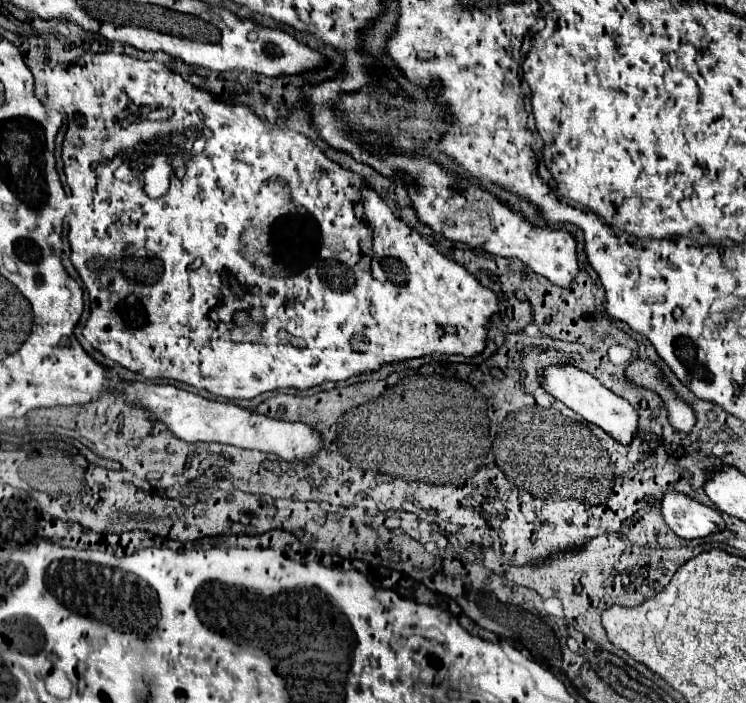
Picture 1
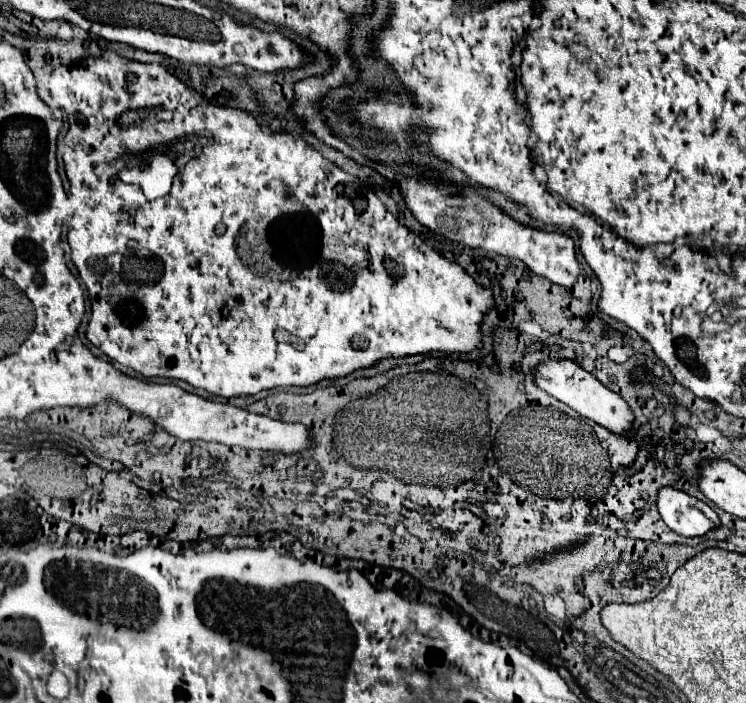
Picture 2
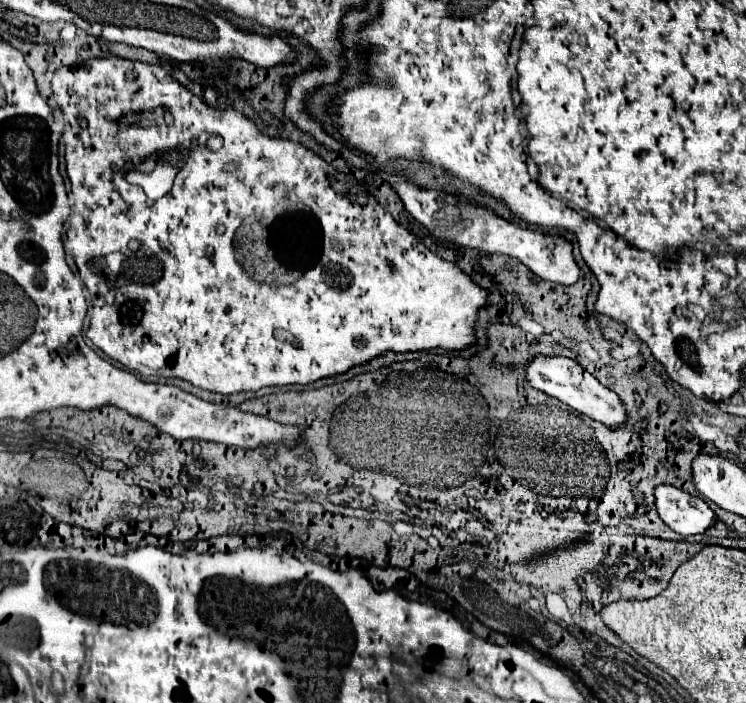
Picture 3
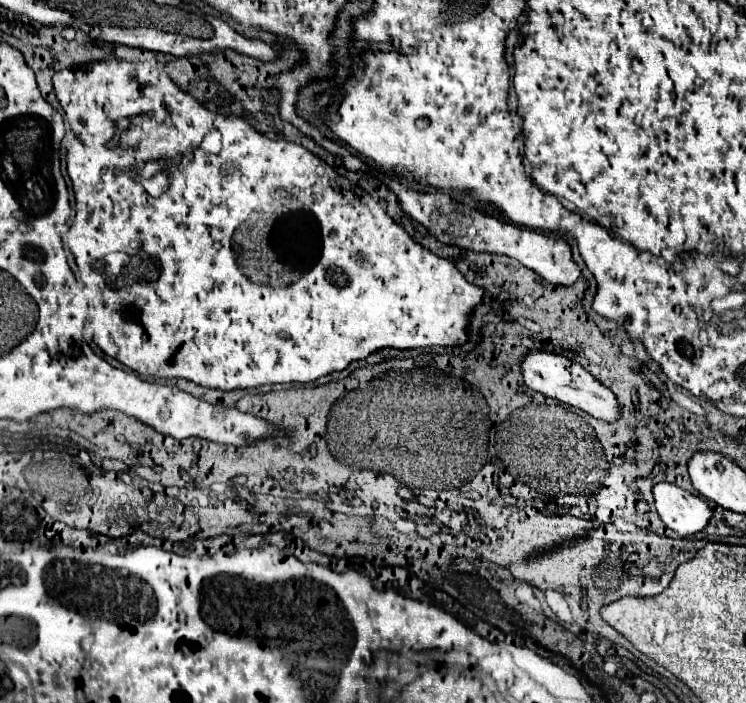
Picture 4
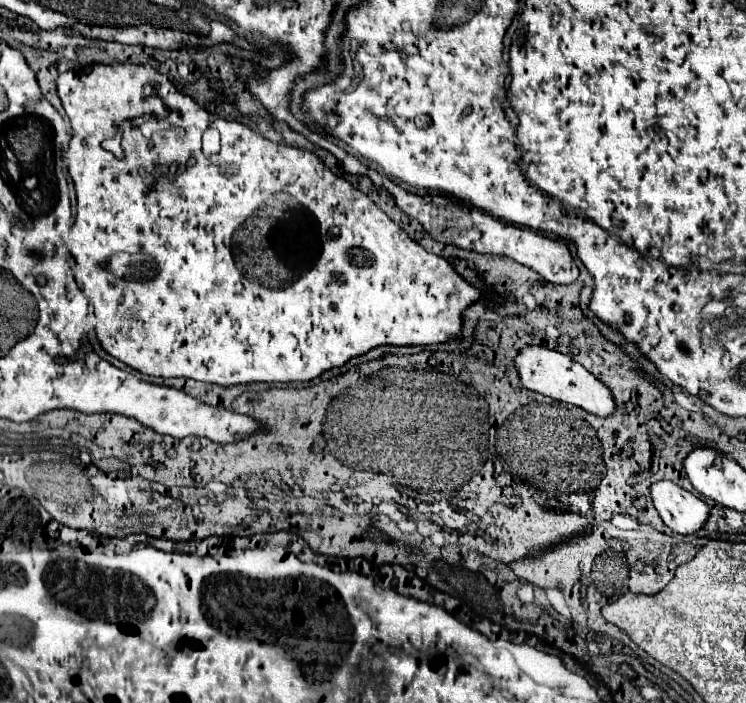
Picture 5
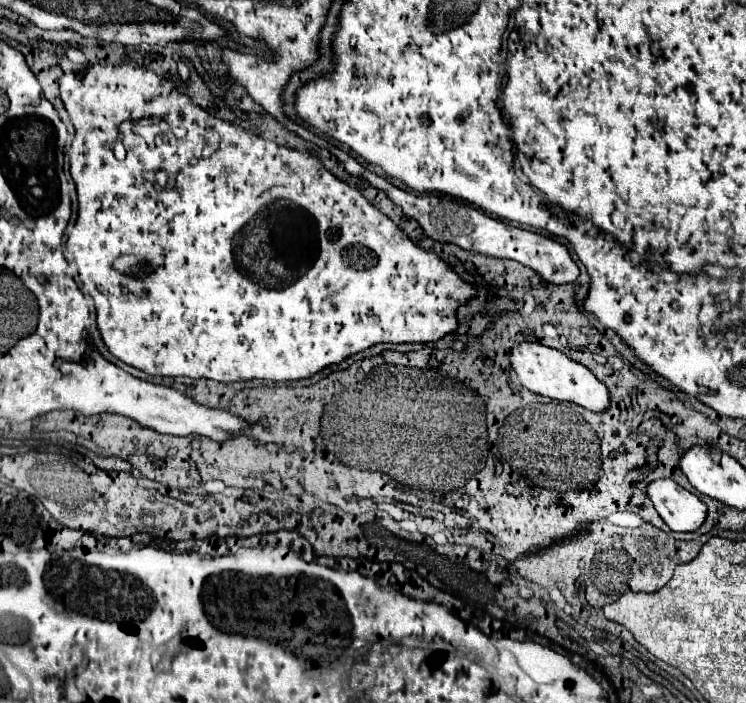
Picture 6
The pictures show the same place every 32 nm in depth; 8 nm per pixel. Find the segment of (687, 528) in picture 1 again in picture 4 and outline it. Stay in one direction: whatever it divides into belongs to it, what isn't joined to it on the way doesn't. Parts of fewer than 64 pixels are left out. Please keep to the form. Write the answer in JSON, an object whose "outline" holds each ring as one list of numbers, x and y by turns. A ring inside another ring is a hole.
{"outline":[[660,482,652,488,652,494,662,522,680,536,700,532,712,518,712,510,702,498,678,486]]}

